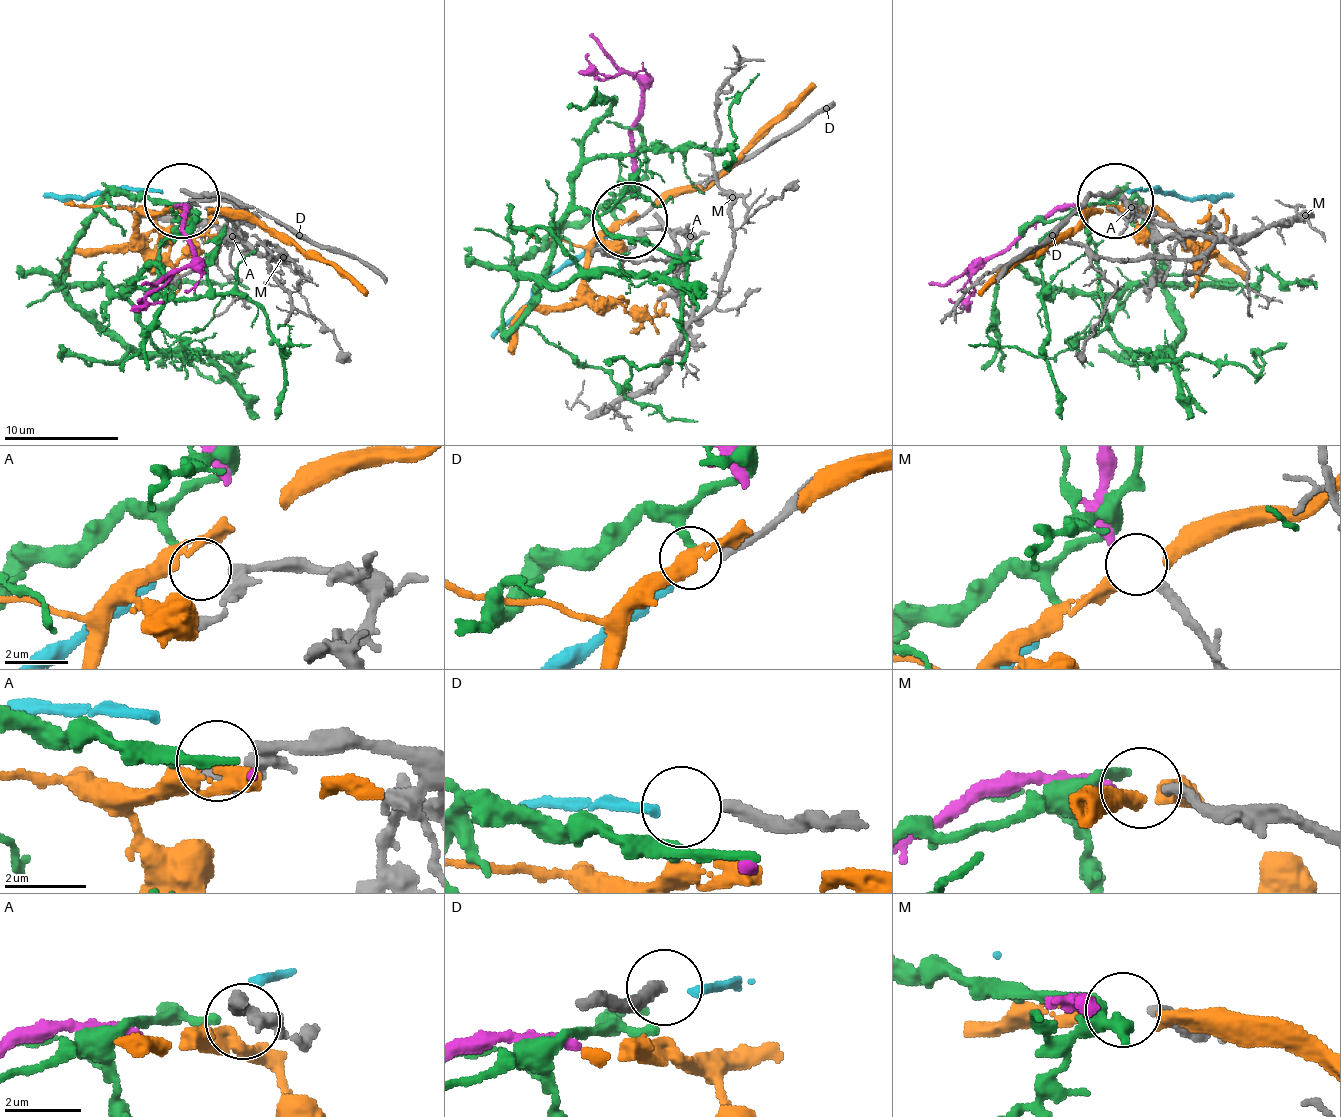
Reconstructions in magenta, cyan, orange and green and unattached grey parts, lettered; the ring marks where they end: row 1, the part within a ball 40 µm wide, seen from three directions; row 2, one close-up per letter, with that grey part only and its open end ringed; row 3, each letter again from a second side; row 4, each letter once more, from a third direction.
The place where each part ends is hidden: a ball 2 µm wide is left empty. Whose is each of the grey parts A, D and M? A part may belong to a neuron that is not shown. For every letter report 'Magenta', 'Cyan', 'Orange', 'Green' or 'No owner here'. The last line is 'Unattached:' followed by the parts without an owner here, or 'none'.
A: Green
D: Cyan
M: Magenta
Unattached: none

